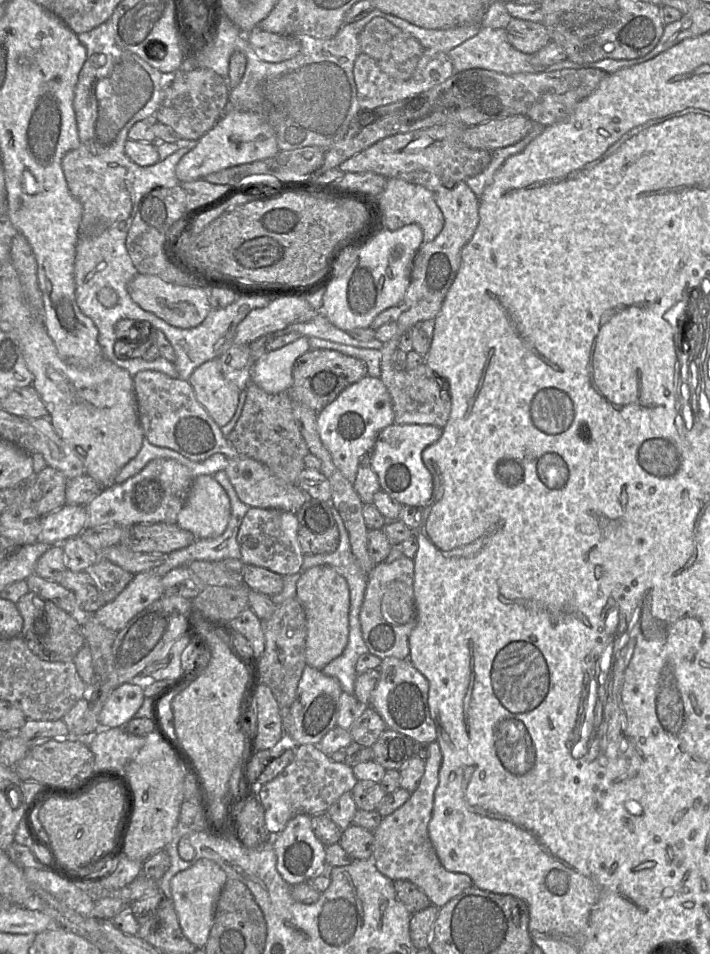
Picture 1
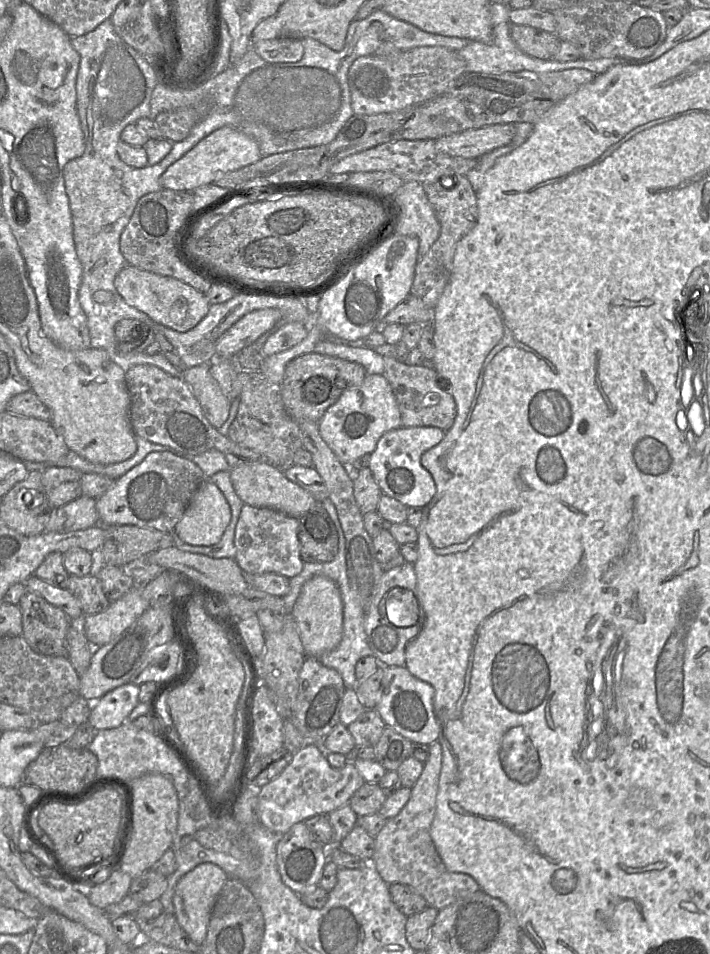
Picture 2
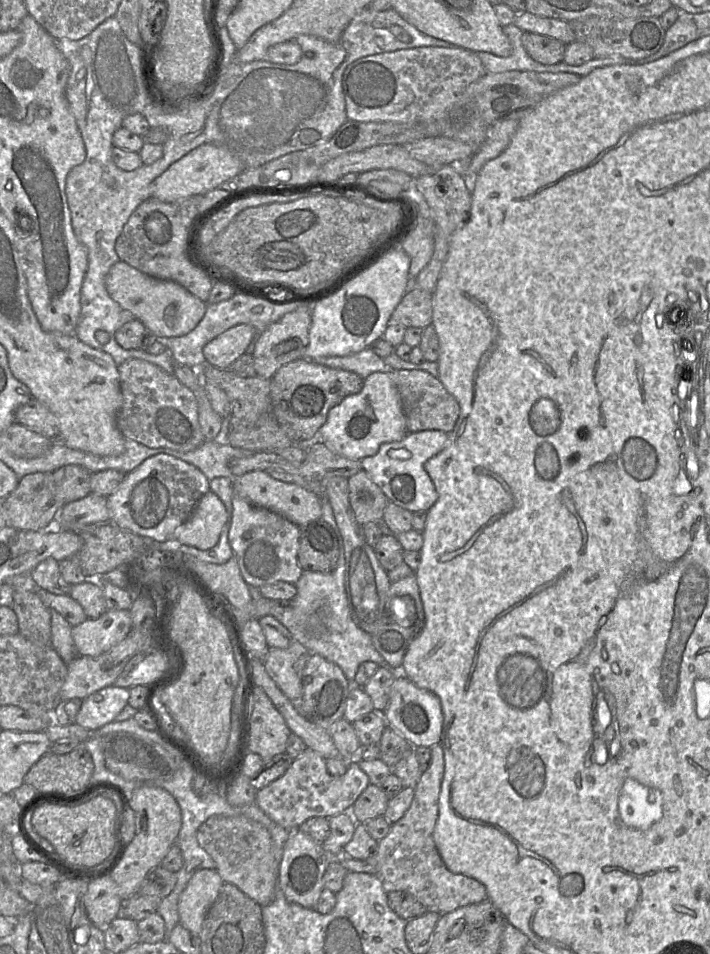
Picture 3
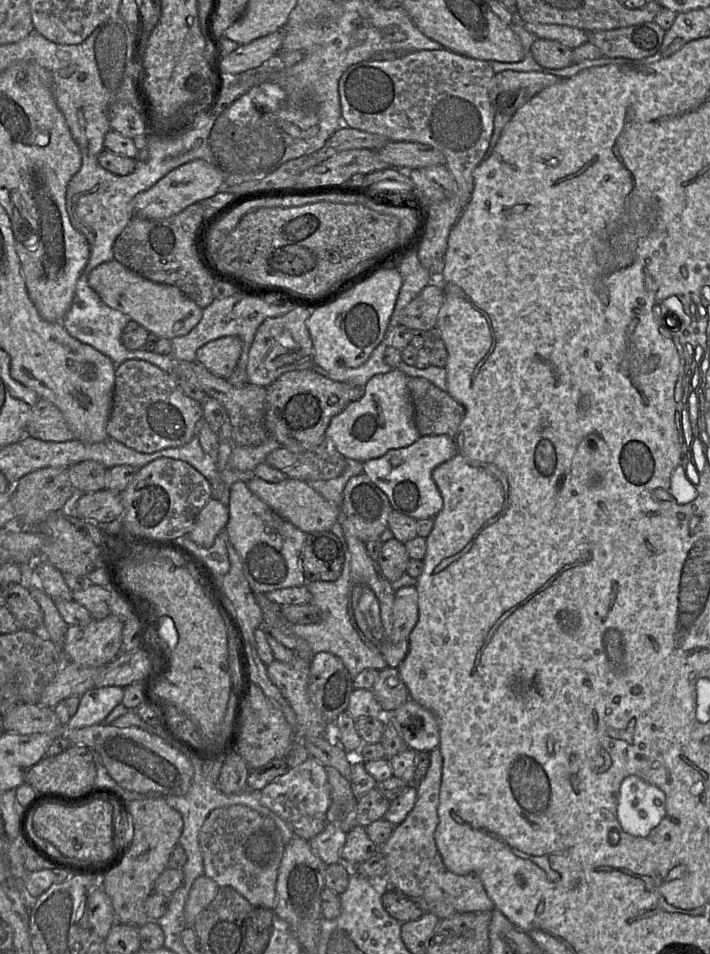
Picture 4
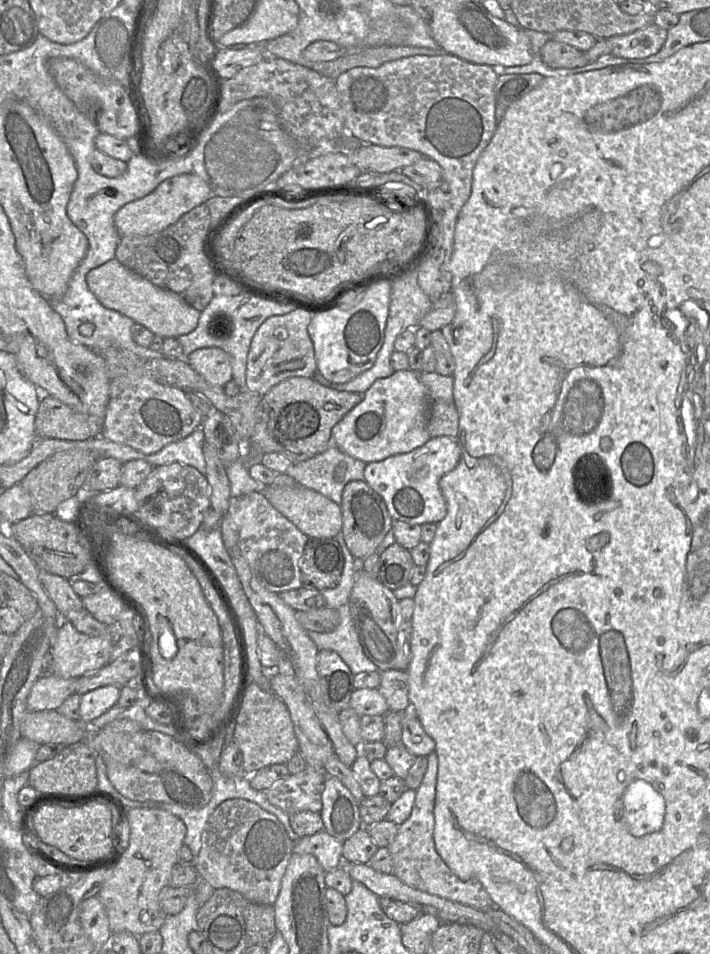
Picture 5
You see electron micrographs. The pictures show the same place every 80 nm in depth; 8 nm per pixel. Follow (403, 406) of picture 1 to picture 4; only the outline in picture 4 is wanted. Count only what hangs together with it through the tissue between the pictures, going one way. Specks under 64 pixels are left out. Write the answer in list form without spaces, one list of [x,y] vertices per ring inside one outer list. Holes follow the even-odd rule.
[[[408,376],[407,386],[420,437],[448,435],[453,438],[465,414],[463,405],[425,378]]]

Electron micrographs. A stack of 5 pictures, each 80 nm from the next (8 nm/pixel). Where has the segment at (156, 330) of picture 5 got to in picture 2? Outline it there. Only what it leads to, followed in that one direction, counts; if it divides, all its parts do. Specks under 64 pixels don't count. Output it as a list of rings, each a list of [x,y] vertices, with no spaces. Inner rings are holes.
[[[129,264],[116,275],[114,286],[129,306],[145,313],[154,322],[178,332],[194,328],[206,316],[210,306],[207,296],[192,286]]]

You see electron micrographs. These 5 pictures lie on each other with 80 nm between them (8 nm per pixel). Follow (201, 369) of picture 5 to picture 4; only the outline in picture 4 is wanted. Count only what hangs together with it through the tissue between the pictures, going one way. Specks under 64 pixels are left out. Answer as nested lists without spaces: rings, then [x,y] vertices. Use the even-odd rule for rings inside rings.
[[[224,336],[201,346],[196,361],[215,376],[227,378],[237,366],[241,351],[239,337]]]

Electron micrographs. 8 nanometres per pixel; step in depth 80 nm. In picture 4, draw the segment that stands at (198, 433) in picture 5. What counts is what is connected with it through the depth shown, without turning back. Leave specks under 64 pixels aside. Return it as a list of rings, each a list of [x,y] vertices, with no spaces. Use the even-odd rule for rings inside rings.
[[[197,434],[187,444],[158,451],[153,455],[153,459],[148,459],[148,461],[150,463],[161,457],[179,459],[189,463],[211,483],[213,496],[223,490],[218,458],[213,460],[203,451]]]

